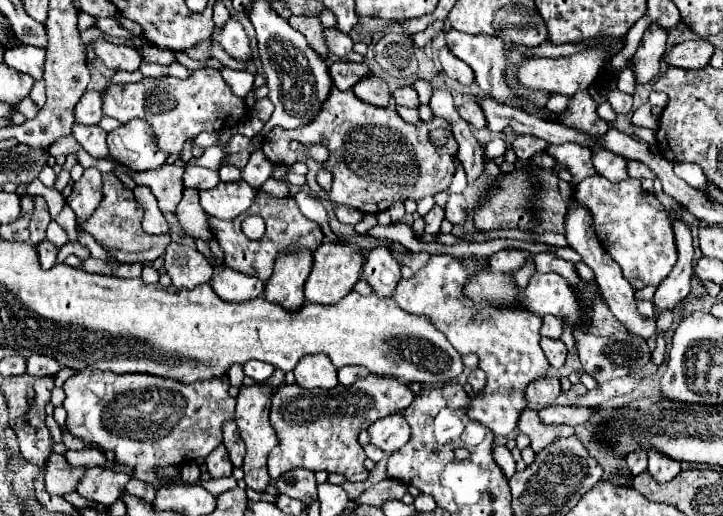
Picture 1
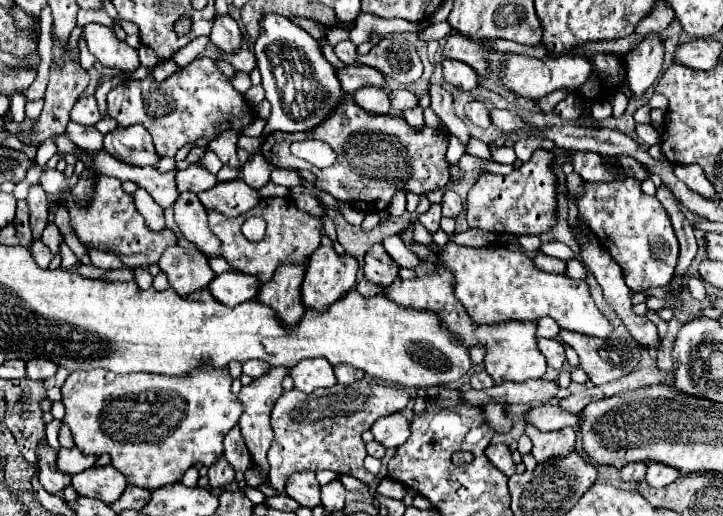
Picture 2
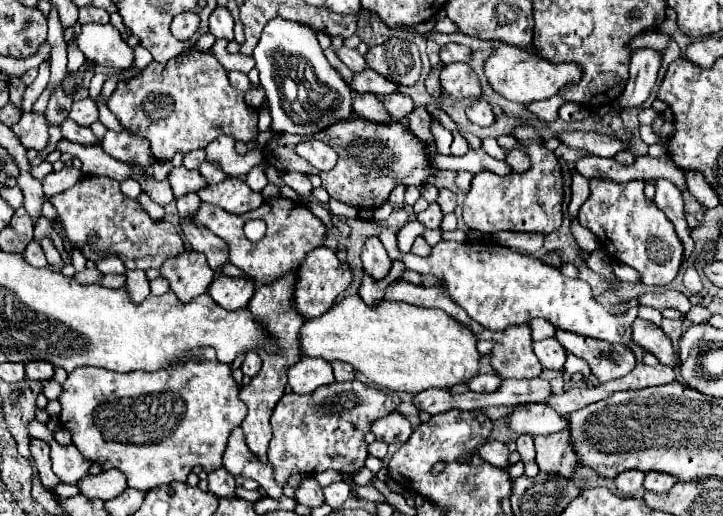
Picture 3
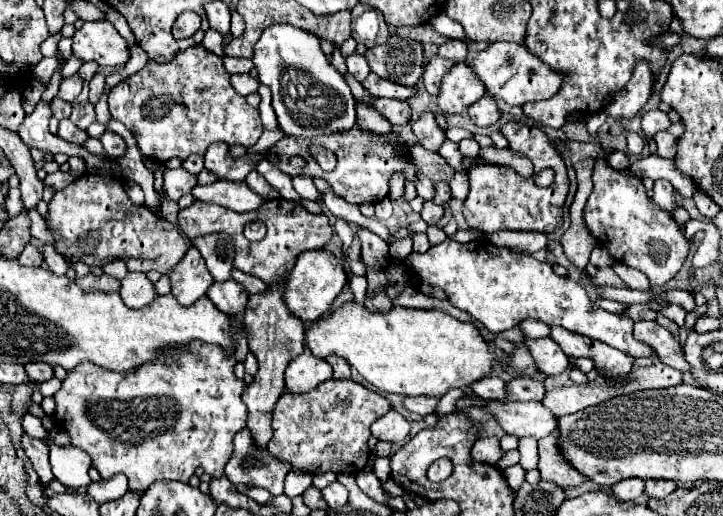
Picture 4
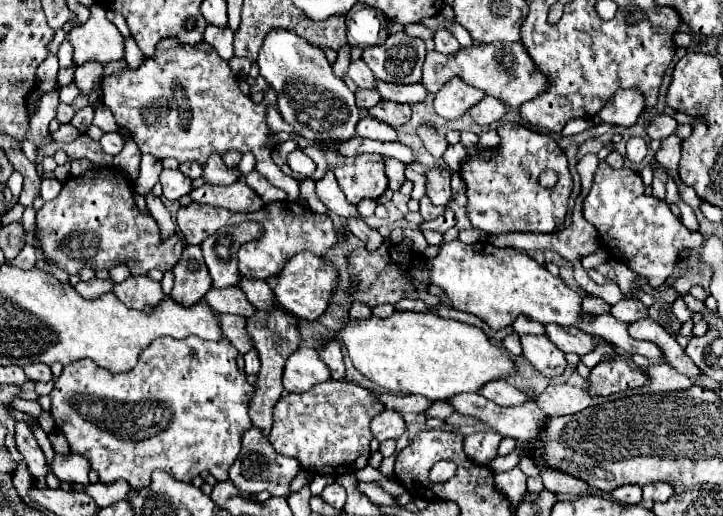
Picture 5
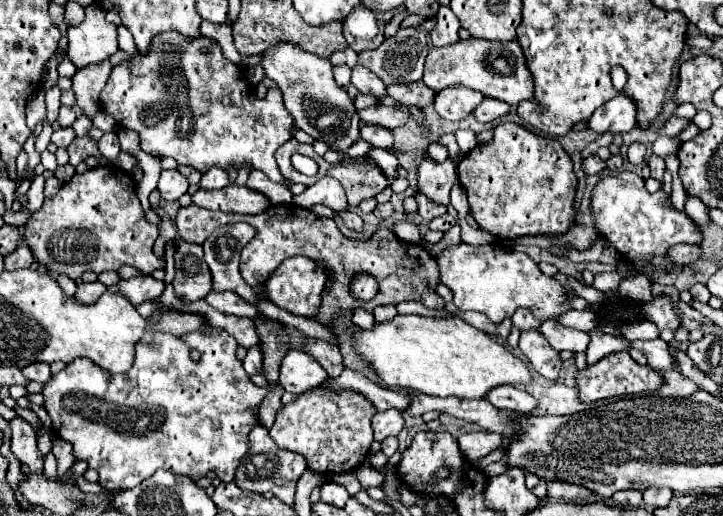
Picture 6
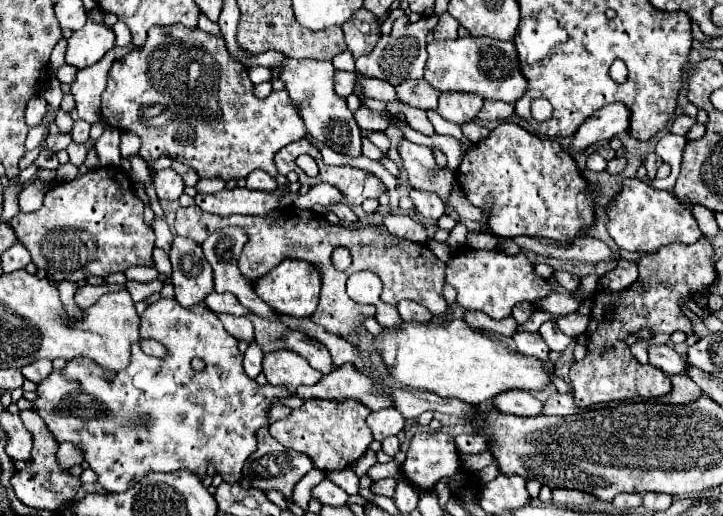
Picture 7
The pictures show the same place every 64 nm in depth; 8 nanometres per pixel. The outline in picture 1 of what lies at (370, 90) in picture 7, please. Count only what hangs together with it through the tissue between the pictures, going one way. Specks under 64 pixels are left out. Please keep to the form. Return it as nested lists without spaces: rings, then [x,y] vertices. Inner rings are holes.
[[[324,28],[324,36],[326,36],[326,44],[328,44],[330,52],[334,56],[338,56],[340,60],[344,60],[348,56],[348,52],[352,52],[354,42],[350,40],[348,34],[342,34],[336,28]]]

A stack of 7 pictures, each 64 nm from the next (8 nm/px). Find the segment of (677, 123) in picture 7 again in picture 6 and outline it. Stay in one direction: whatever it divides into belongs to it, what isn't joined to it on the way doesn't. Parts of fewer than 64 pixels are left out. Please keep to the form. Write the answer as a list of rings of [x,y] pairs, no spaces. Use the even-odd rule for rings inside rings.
[[[674,116],[672,120],[668,120],[668,122],[664,124],[664,128],[660,130],[660,134],[664,134],[664,136],[678,136],[688,124],[690,124],[688,118],[678,118],[678,116]]]

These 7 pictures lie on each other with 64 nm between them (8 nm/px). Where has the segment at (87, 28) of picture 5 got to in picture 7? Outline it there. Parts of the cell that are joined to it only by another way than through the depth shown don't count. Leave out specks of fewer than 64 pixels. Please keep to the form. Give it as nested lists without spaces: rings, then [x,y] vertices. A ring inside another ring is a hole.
[[[86,22],[84,28],[76,30],[70,38],[68,38],[68,48],[66,48],[66,64],[80,68],[92,66],[98,60],[102,60],[102,56],[114,48],[114,32],[112,28],[94,24],[94,22]]]

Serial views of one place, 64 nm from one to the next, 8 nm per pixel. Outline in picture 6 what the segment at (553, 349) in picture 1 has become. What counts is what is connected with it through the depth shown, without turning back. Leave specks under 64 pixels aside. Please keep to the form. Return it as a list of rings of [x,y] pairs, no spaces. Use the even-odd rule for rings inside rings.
[[[528,330],[520,334],[520,350],[532,364],[532,368],[542,374],[544,378],[556,382],[558,372],[562,368],[562,360],[556,350],[552,350],[546,342],[546,338],[538,330]]]

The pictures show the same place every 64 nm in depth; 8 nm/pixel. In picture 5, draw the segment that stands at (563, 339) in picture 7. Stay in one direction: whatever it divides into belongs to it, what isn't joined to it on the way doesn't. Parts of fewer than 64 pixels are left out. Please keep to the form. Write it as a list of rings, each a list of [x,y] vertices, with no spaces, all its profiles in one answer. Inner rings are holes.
[[[548,324],[546,326],[546,336],[562,352],[574,352],[578,356],[584,356],[594,348],[592,336],[588,336],[586,332],[580,332],[578,328],[560,328],[558,324]]]

